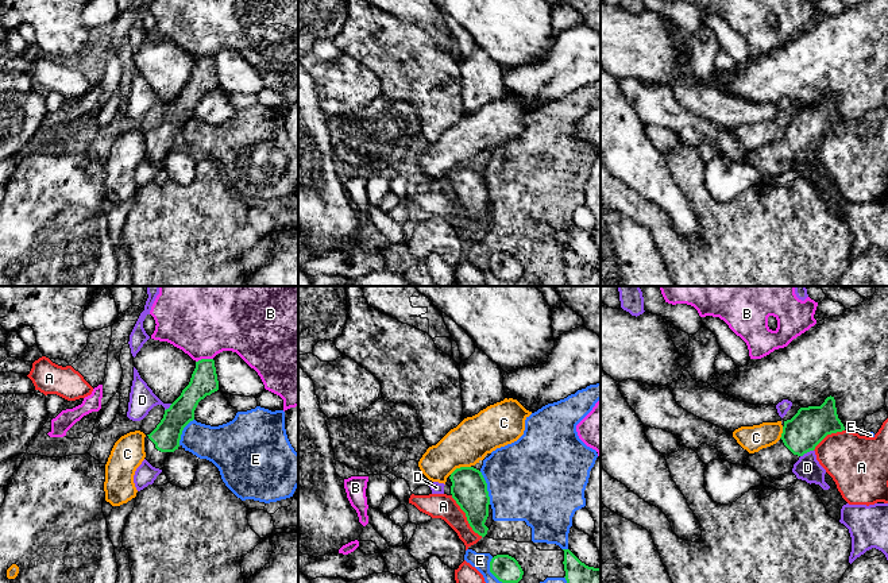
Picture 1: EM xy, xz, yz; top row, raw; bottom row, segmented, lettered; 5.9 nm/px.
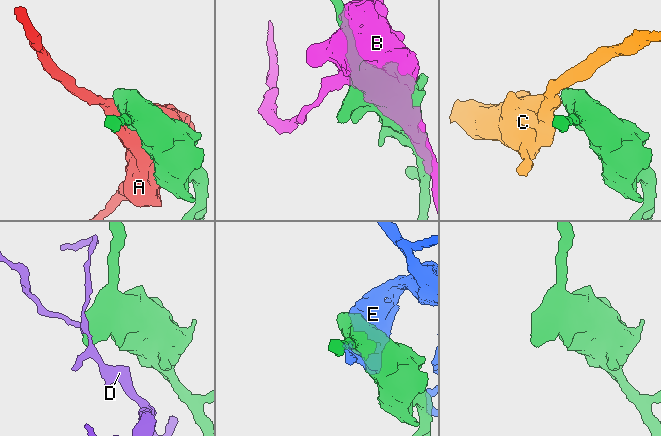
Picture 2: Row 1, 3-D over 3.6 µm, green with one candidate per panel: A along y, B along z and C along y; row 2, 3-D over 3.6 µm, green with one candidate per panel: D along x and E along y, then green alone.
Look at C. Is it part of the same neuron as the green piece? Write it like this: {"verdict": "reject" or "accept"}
{"verdict": "reject"}

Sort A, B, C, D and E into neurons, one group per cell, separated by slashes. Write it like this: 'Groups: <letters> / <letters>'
Groups: A / B / C / D / E

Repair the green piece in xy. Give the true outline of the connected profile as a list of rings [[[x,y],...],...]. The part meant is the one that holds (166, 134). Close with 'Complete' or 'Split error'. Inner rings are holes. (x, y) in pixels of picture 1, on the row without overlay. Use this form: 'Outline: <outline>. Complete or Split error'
Outline: [[[213,57],[196,59],[189,82],[165,108],[157,126],[144,135],[146,158],[163,169],[165,158],[178,147],[184,126],[194,117],[194,108],[201,97],[219,88]]]. Split error

